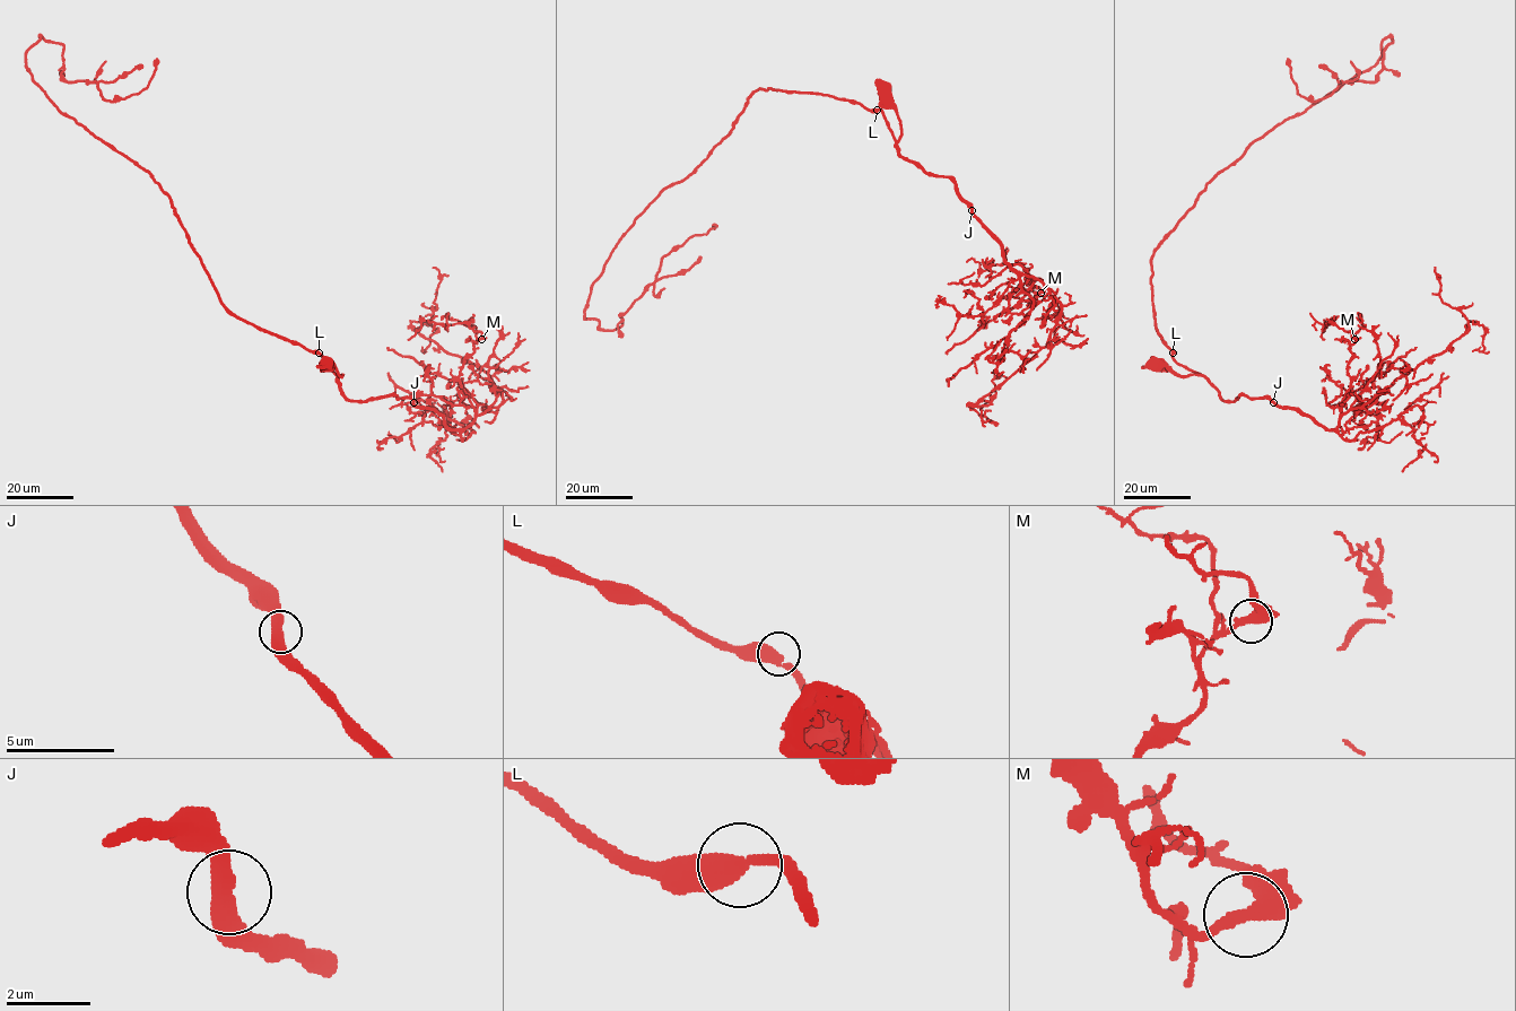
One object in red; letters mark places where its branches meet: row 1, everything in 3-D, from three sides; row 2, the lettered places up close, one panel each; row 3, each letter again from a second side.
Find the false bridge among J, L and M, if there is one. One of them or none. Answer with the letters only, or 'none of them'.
none of them

